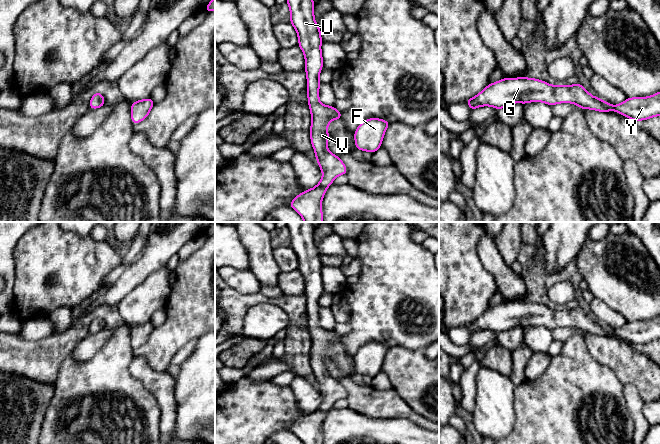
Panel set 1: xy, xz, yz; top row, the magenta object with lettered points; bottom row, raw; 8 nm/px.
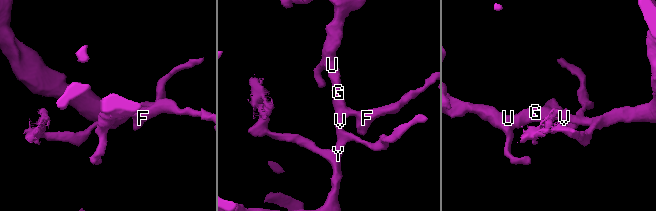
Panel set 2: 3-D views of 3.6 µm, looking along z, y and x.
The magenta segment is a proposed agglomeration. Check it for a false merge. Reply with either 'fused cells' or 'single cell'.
single cell

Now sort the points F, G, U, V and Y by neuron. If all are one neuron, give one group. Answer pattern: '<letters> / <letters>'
F G U V Y

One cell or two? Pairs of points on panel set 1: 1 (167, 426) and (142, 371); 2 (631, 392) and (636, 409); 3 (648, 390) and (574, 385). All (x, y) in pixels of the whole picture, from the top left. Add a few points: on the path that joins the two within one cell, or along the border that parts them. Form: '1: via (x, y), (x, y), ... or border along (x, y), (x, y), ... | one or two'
1: via (167, 412), (164, 393), (156, 385) | one
2: via (632, 396), (634, 405) | one
3: border along (608, 367), (623, 385) | two

